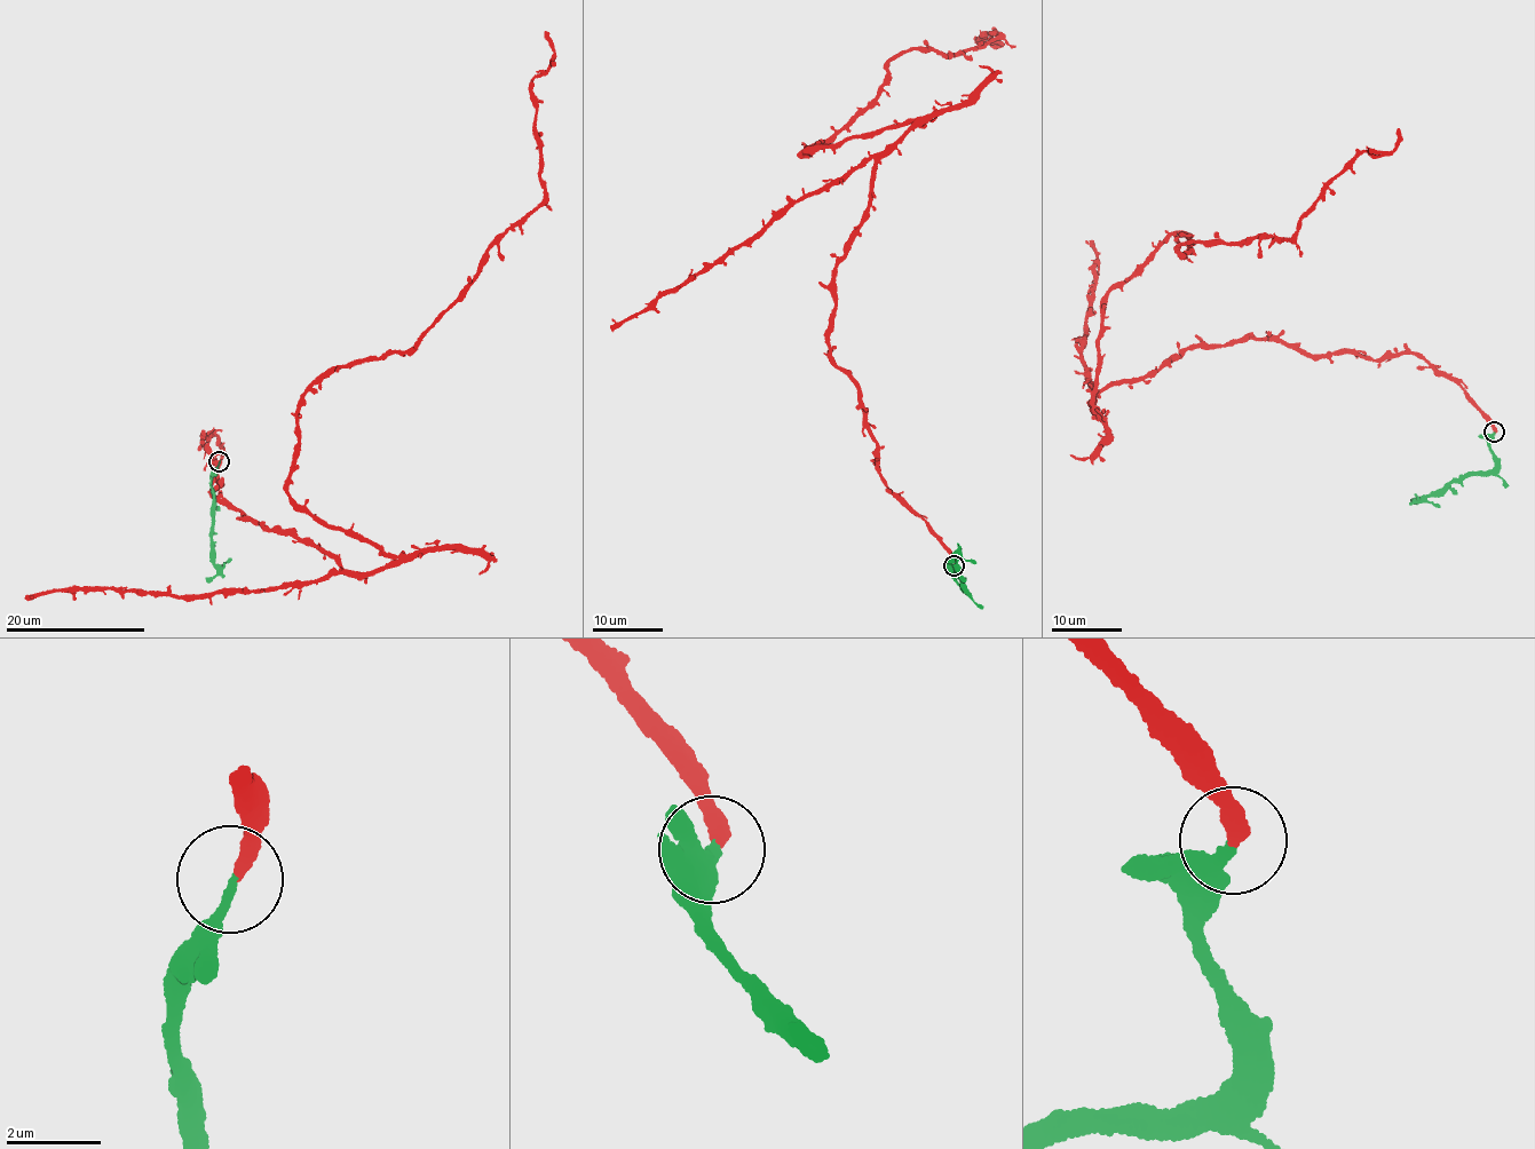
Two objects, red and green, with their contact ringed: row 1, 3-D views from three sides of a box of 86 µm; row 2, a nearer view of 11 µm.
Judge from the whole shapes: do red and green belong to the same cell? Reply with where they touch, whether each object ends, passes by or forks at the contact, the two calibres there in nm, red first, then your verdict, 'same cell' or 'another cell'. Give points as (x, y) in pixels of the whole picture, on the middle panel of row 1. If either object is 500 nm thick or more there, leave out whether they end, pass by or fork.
place (954, 565); red ends; green ends; calibres 320 and 200 nm; same cell

